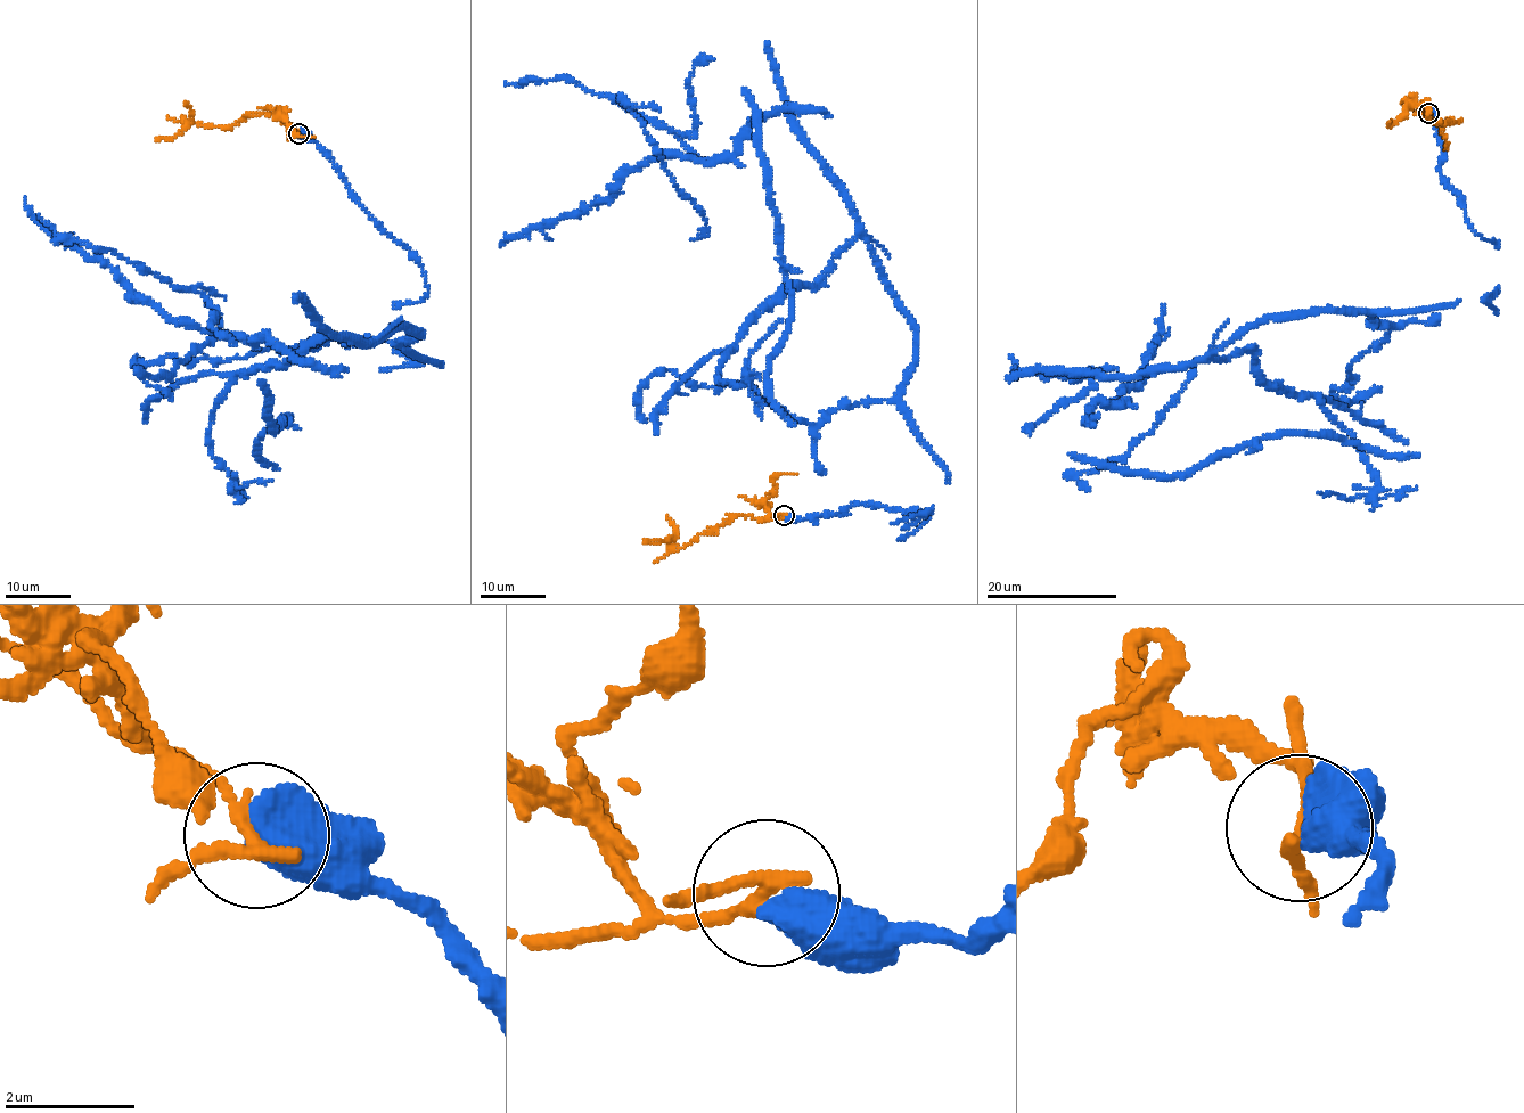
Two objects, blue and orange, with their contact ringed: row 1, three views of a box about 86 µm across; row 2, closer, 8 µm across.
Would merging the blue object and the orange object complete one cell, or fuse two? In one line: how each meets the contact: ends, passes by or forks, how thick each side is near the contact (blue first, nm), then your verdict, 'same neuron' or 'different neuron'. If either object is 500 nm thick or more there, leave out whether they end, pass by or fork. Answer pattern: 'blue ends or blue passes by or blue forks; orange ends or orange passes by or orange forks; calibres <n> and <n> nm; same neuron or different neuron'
calibres 600 and 240 nm; different neuron

